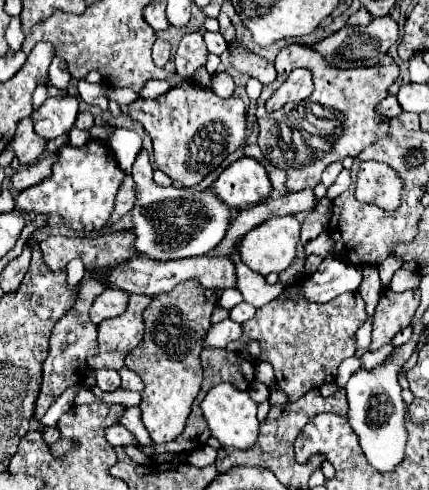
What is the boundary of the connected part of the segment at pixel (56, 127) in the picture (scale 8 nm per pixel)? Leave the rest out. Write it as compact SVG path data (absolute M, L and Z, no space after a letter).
M61 95L61 97L49 97L33 115L35 133L47 141L57 139L61 135L67 135L71 127L75 125L79 101L73 95Z

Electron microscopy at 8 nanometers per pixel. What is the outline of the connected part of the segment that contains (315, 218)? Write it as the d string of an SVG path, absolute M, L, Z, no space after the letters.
M323 197L321 201L319 201L319 205L307 215L307 219L303 221L303 225L301 225L301 243L307 244L309 241L316 239L320 233L325 231L325 227L327 227L327 219L329 219L329 215L331 215L331 201L327 199L327 197Z

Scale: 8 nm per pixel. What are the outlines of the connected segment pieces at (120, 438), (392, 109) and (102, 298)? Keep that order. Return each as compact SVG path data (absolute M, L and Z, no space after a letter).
M115 425L113 429L109 427L107 429L109 433L107 433L107 441L111 441L111 445L115 445L115 447L125 447L125 445L139 445L139 441L137 441L137 437L129 431L129 429L125 429L123 425Z
M387 95L383 99L383 103L377 107L377 113L385 115L385 117L391 117L391 119L401 115L401 105L397 103L397 95Z
M107 289L107 291L103 291L103 293L93 301L93 307L91 307L91 311L89 311L91 321L93 321L95 325L99 325L99 323L105 321L105 319L113 319L113 317L125 313L127 301L129 301L129 293L127 293L127 291L117 291L117 289Z

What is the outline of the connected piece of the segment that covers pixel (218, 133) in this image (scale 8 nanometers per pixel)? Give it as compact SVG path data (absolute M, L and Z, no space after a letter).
M193 79L183 81L157 99L137 99L125 105L123 113L139 121L151 135L155 167L183 187L195 187L205 177L205 171L221 165L249 135L245 103L237 95L223 99Z

